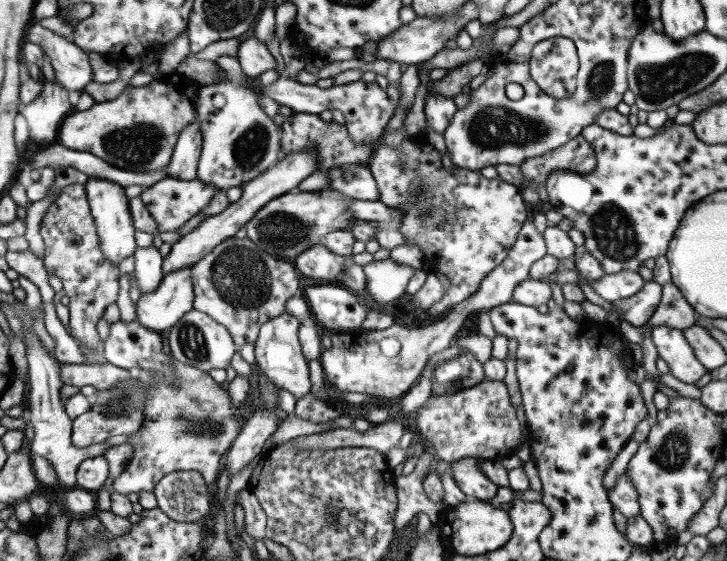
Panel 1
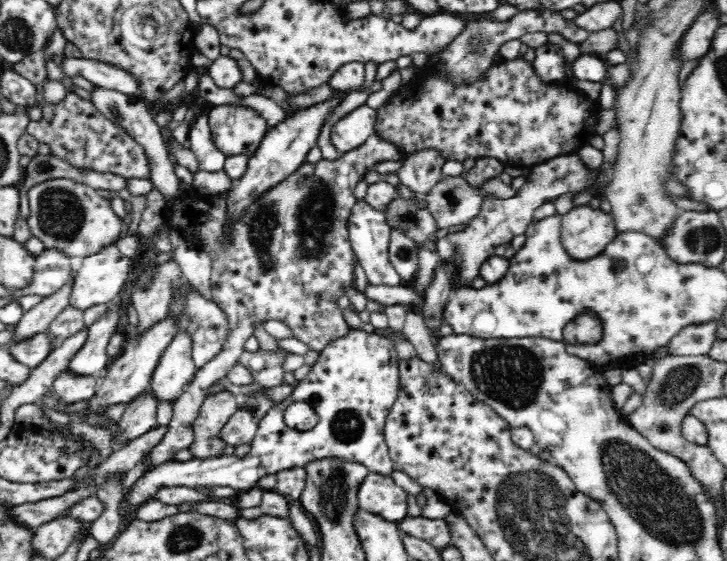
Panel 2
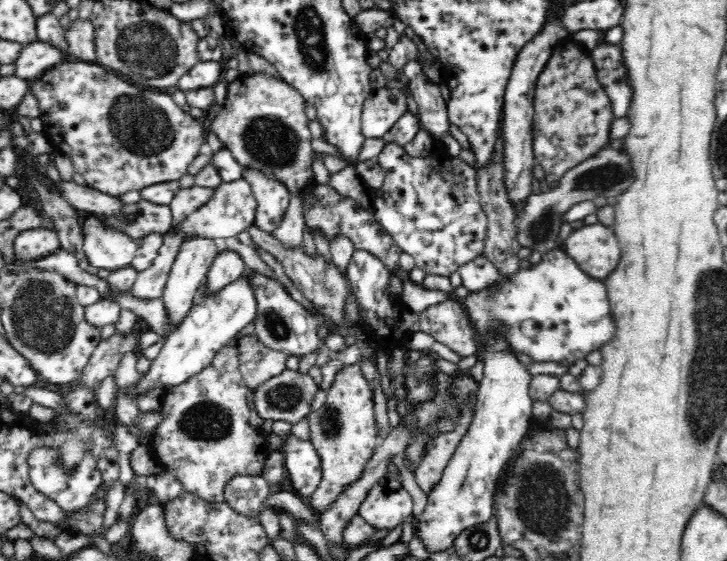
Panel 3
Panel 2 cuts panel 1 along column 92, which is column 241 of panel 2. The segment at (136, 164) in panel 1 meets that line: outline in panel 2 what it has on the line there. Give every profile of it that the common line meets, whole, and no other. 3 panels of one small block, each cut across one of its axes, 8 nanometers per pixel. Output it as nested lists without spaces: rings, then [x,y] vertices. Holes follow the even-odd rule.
[[[214,105],[207,115],[212,141],[226,157],[244,154],[250,158],[270,128],[266,120],[250,107]]]

